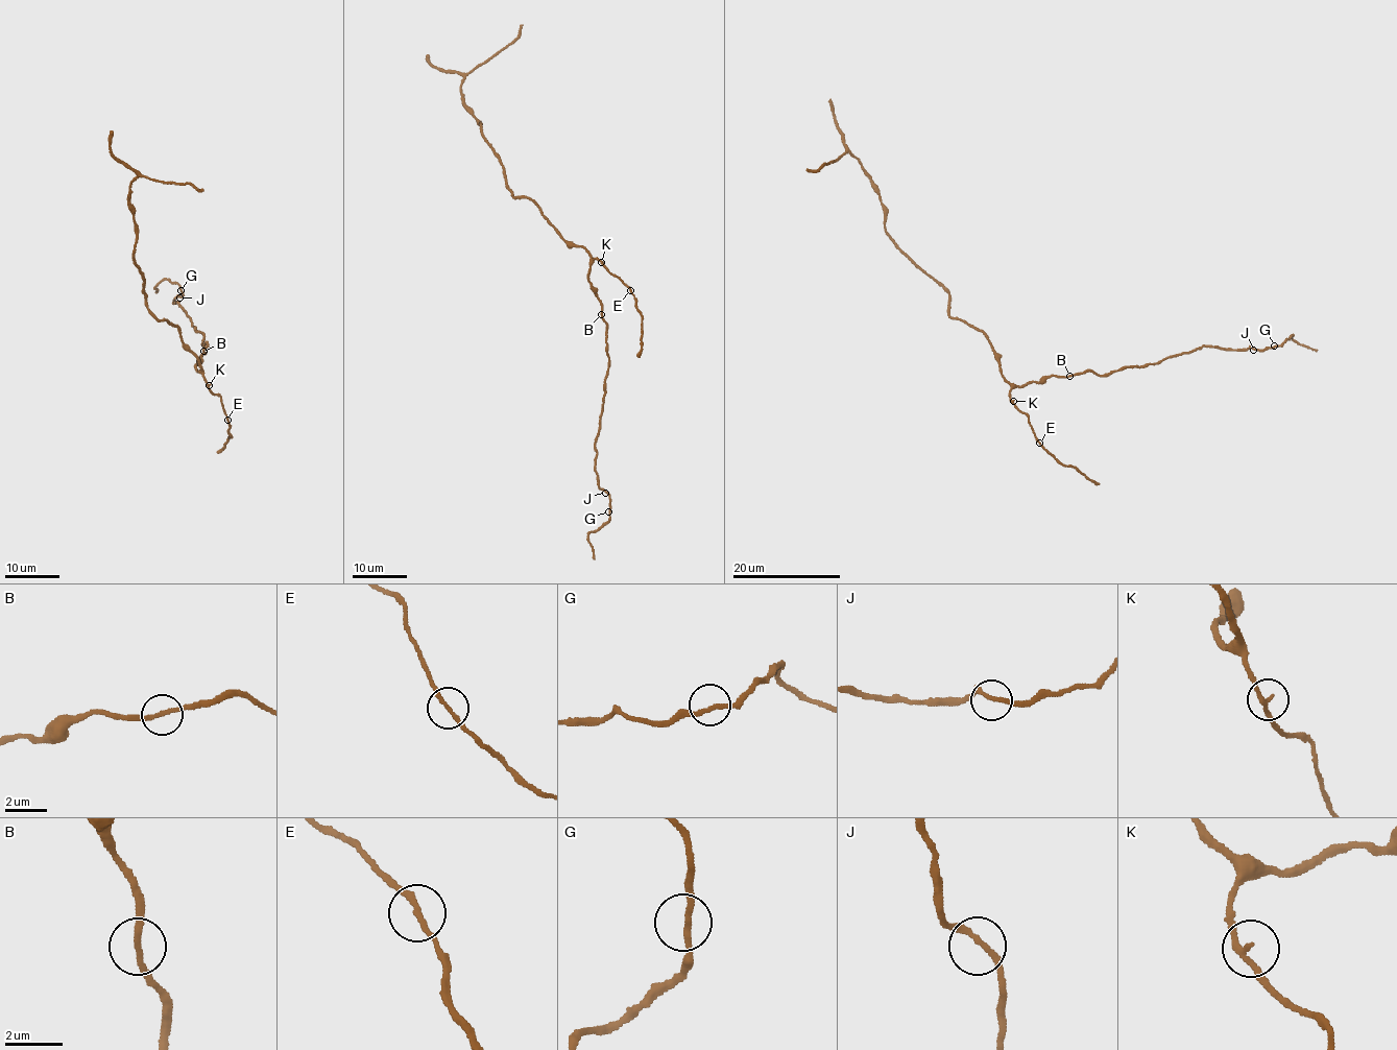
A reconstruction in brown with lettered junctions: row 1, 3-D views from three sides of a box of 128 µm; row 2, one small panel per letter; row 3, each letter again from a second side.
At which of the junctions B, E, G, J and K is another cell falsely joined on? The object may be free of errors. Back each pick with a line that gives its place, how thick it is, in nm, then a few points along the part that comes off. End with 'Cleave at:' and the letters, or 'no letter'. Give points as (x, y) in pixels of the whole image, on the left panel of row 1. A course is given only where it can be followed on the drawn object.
Cleave at: no letter

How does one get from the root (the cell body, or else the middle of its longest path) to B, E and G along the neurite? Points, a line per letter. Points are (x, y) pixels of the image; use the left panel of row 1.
B: (197, 356), (201, 368), (198, 371), (195, 365), (203, 351)
E: (197, 356), (208, 387), (220, 397), (227, 419)
G: (197, 356), (198, 371), (195, 363), (207, 345), (178, 302), (173, 302), (184, 296), (181, 290)

